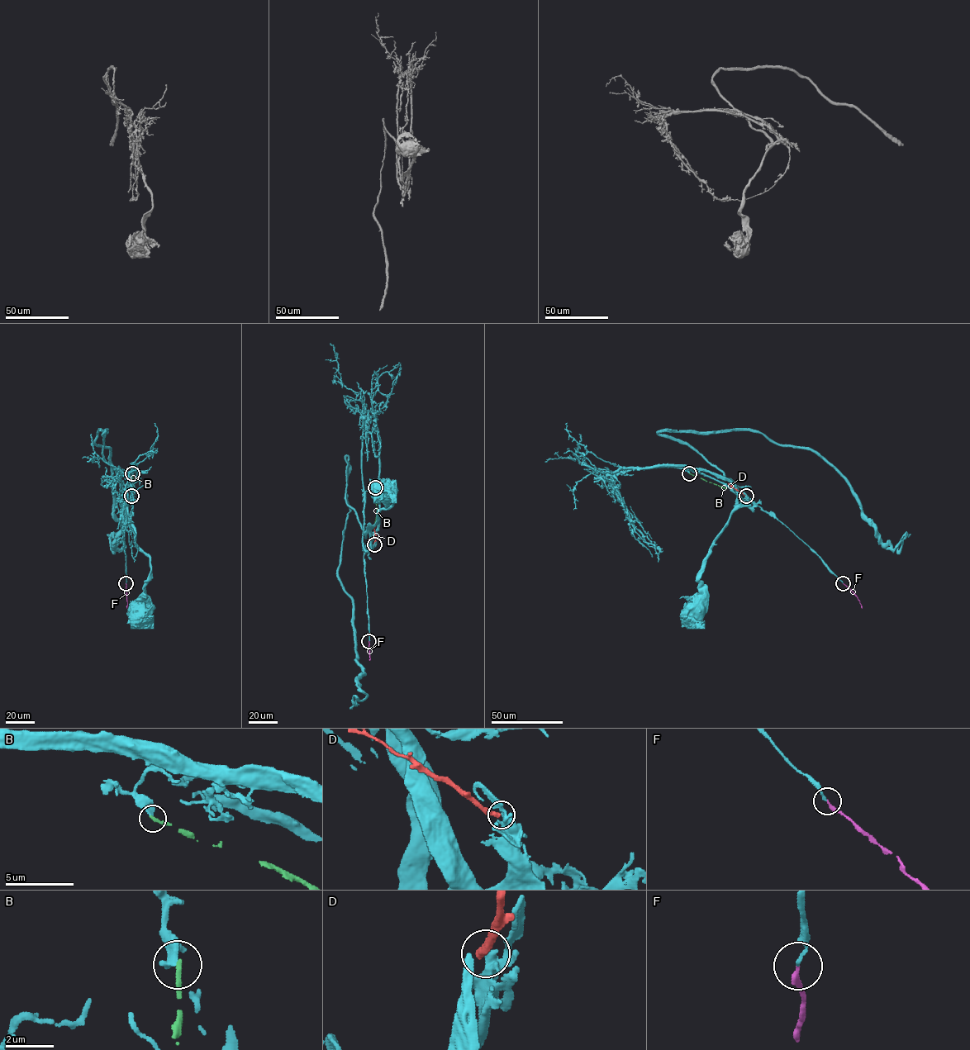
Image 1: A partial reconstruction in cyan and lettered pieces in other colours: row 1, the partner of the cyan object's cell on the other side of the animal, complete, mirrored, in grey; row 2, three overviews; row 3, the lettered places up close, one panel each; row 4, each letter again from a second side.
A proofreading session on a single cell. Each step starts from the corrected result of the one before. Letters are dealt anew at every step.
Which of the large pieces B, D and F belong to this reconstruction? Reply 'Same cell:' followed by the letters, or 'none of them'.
Same cell: F

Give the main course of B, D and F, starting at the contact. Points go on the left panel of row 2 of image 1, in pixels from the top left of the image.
B: (132, 473), (131, 489)
D: (131, 495), (133, 483)
F: (126, 583), (127, 608)

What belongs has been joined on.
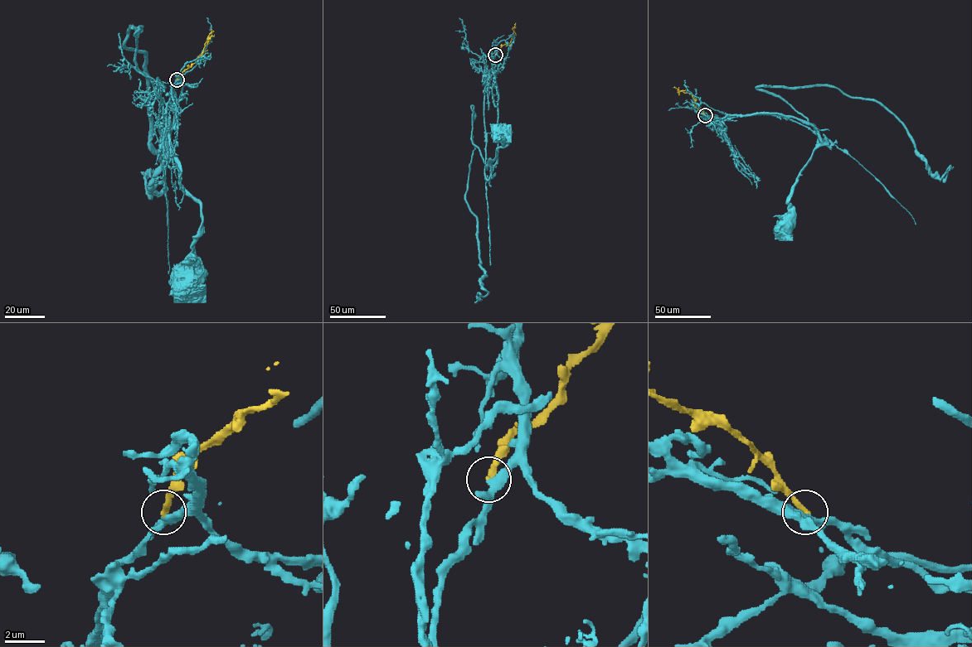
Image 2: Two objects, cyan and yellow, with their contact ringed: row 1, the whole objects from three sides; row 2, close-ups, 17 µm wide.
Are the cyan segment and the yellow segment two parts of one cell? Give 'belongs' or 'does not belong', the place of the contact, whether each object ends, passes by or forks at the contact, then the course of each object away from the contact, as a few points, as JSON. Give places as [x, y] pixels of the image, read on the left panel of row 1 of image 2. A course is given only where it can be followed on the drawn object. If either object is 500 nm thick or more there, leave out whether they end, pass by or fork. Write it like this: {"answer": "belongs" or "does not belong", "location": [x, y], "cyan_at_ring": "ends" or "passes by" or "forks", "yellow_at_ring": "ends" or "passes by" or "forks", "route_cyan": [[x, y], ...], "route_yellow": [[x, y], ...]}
{"answer": "does not belong", "location": [177, 79], "cyan_at_ring": "passes by", "yellow_at_ring": "ends", "route_cyan": [[177, 79], [172, 87], [182, 77], [182, 95], [170, 151], [202, 223], [183, 263], [188, 277]], "route_yellow": [[177, 79], [180, 73], [196, 60], [209, 41], [208, 36], [213, 31]]}

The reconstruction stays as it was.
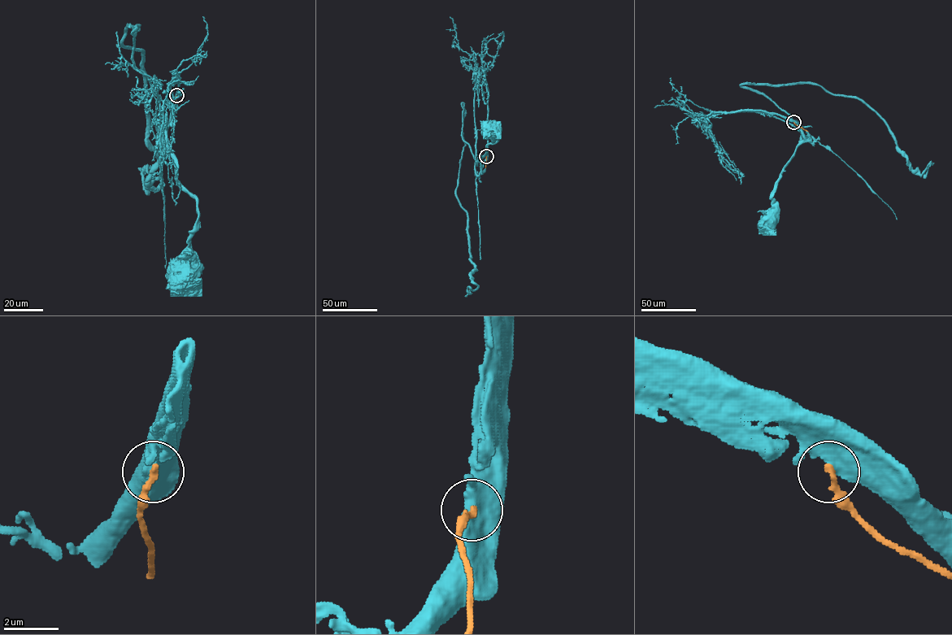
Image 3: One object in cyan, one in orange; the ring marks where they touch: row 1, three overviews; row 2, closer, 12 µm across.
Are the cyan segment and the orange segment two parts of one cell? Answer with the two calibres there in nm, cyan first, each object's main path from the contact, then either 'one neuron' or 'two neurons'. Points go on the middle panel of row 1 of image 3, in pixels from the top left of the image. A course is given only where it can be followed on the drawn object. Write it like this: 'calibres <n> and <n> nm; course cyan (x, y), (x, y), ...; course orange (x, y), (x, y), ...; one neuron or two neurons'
calibres 750 and 240 nm; course cyan (486, 157), (482, 167), (480, 158), (486, 147), (498, 138), (497, 134), (489, 134), (491, 130); course orange (486, 156), (484, 171); two neurons

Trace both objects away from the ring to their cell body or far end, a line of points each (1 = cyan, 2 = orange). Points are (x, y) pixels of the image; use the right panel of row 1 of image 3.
1: (794, 122), (799, 127), (804, 139), (780, 173), (771, 197), (771, 219), (767, 221)
2: (793, 122), (808, 132)

